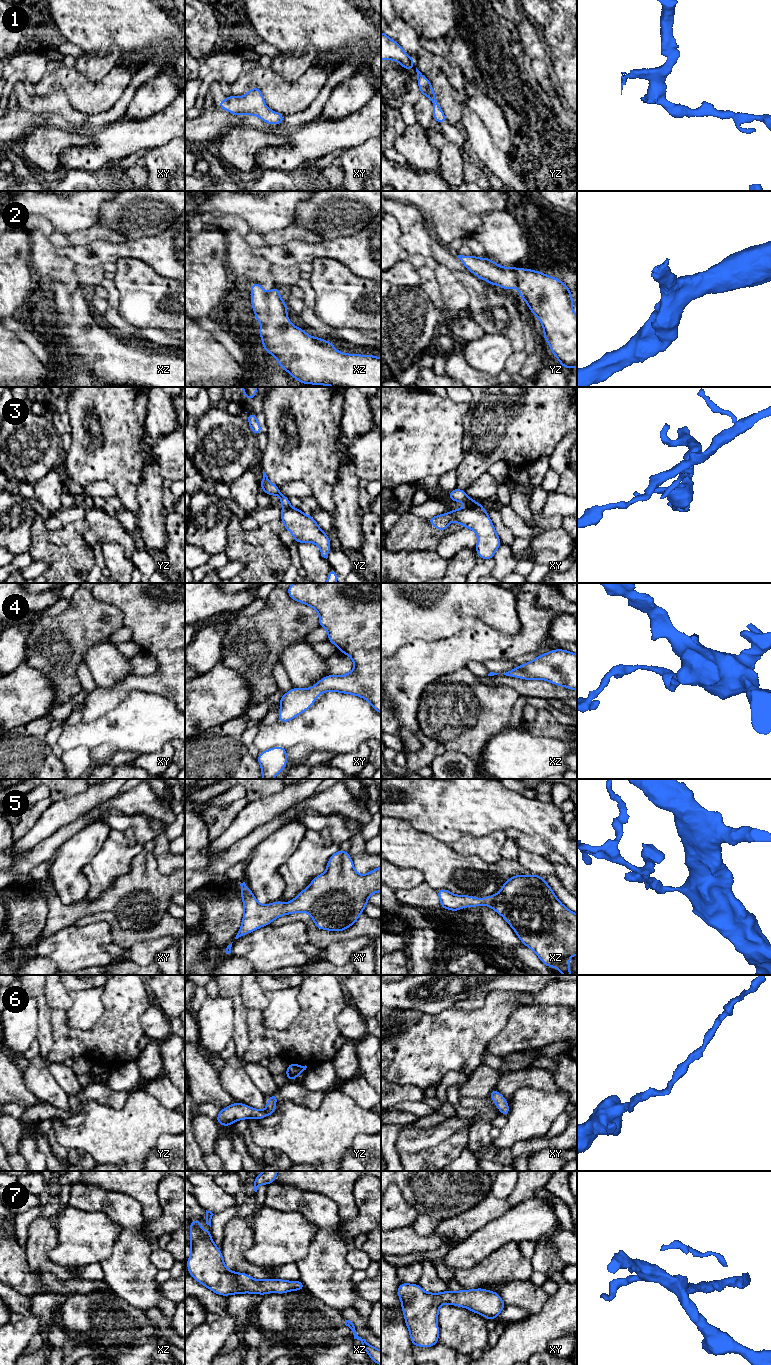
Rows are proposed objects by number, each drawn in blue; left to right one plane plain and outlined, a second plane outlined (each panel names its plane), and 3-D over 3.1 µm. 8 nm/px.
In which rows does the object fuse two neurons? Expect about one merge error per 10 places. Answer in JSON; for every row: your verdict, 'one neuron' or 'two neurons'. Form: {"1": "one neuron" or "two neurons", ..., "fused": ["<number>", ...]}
{"1": "one neuron", "2": "one neuron", "3": "two neurons", "4": "one neuron", "5": "one neuron", "6": "one neuron", "7": "one neuron", "fused": ["3"]}

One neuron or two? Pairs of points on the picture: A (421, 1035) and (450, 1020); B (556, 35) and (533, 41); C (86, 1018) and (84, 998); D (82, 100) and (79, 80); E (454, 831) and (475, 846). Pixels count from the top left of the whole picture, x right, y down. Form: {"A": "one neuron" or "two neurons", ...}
{"A": "one neuron", "B": "two neurons", "C": "one neuron", "D": "one neuron", "E": "two neurons"}

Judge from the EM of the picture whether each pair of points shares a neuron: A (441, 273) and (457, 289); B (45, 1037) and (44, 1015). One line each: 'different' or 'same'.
A: same
B: same

